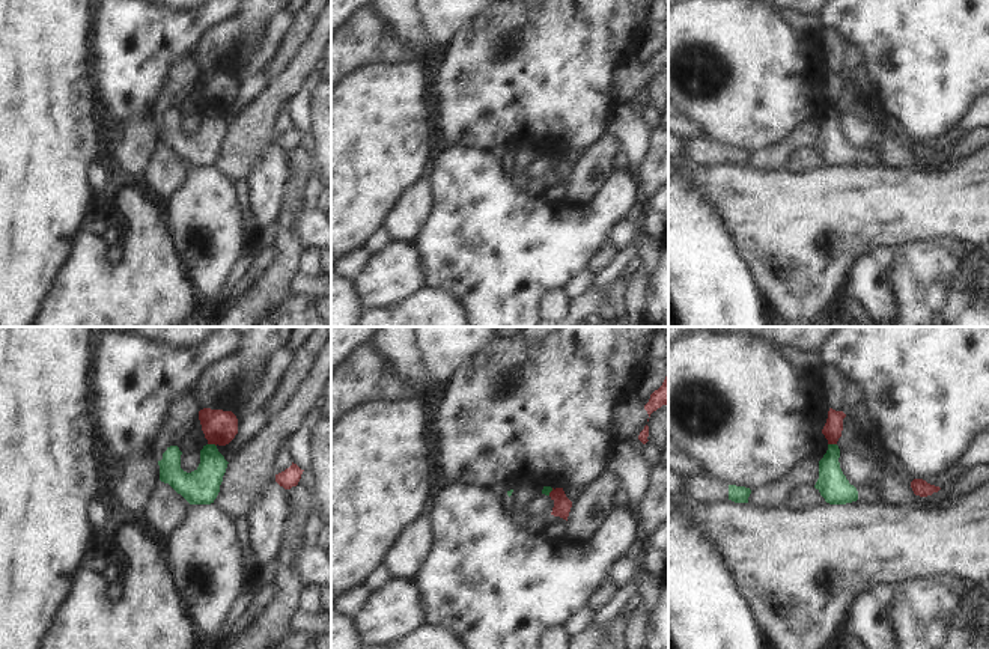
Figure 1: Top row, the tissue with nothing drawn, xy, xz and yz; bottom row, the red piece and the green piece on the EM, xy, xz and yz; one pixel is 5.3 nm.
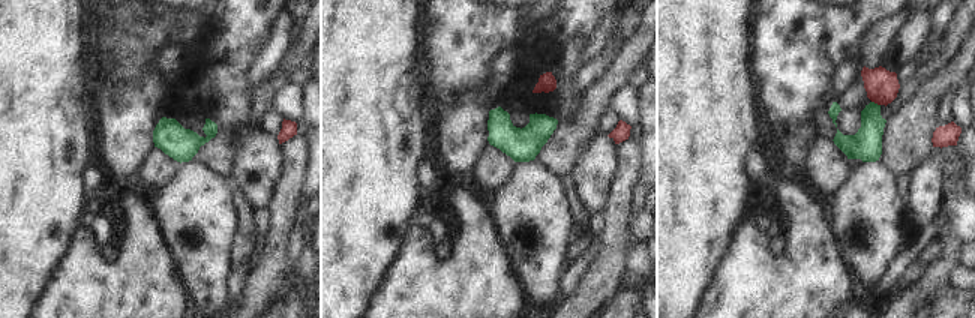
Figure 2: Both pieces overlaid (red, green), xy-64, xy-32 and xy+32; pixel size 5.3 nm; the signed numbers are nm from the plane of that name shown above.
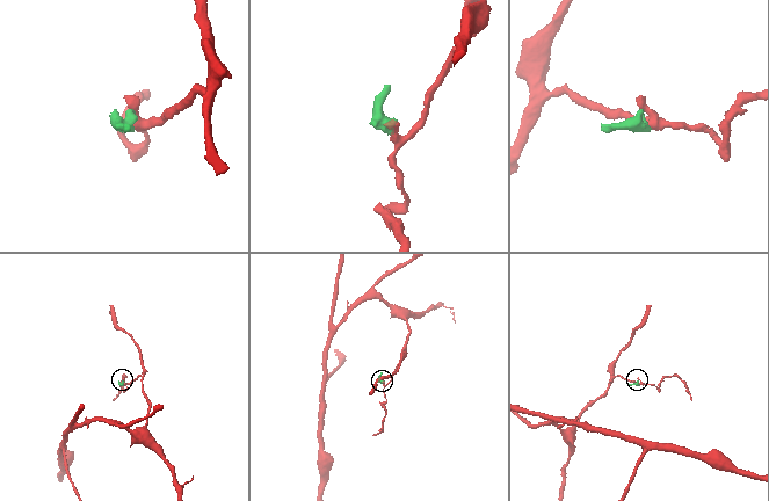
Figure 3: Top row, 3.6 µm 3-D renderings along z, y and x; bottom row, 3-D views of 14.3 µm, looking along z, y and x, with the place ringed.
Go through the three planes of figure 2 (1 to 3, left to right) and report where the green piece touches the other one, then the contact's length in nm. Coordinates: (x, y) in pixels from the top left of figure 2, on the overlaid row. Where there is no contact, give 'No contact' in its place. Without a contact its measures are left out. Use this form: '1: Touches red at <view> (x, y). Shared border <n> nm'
1: No contact
2: No contact
3: Touches red at xy+32 (876, 102). Shared border 50 nm.

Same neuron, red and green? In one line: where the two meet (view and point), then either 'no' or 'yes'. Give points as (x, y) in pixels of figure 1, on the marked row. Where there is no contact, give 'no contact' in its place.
meets red in xy at (213, 443); no

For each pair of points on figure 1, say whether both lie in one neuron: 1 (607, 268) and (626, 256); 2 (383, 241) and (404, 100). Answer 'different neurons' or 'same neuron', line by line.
1: same neuron
2: different neurons

